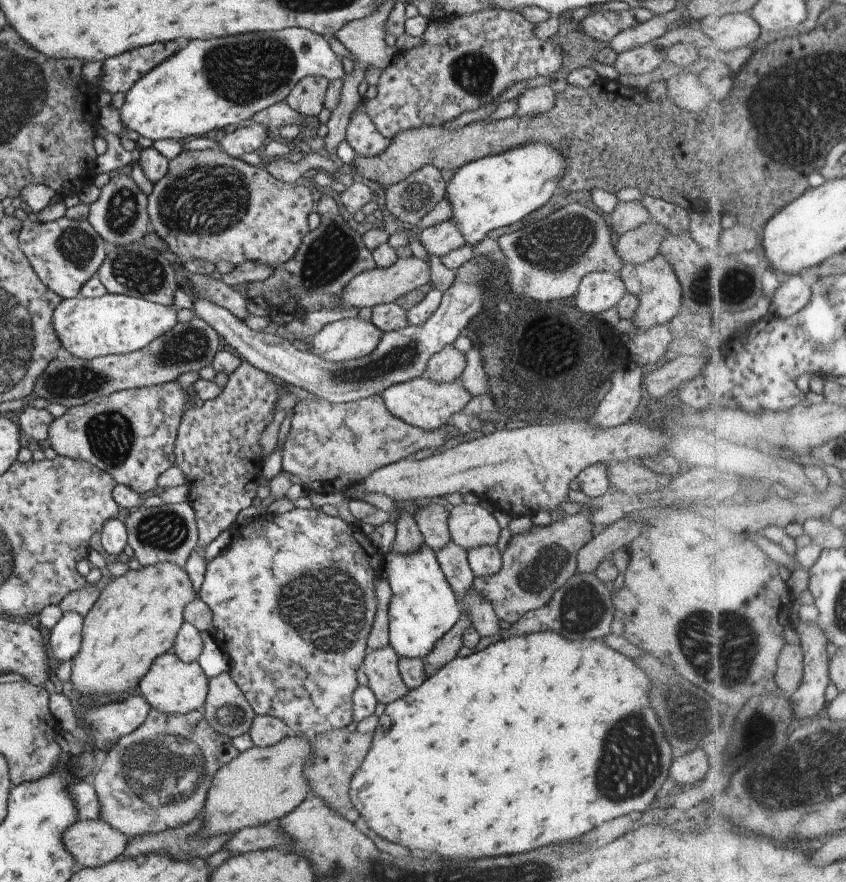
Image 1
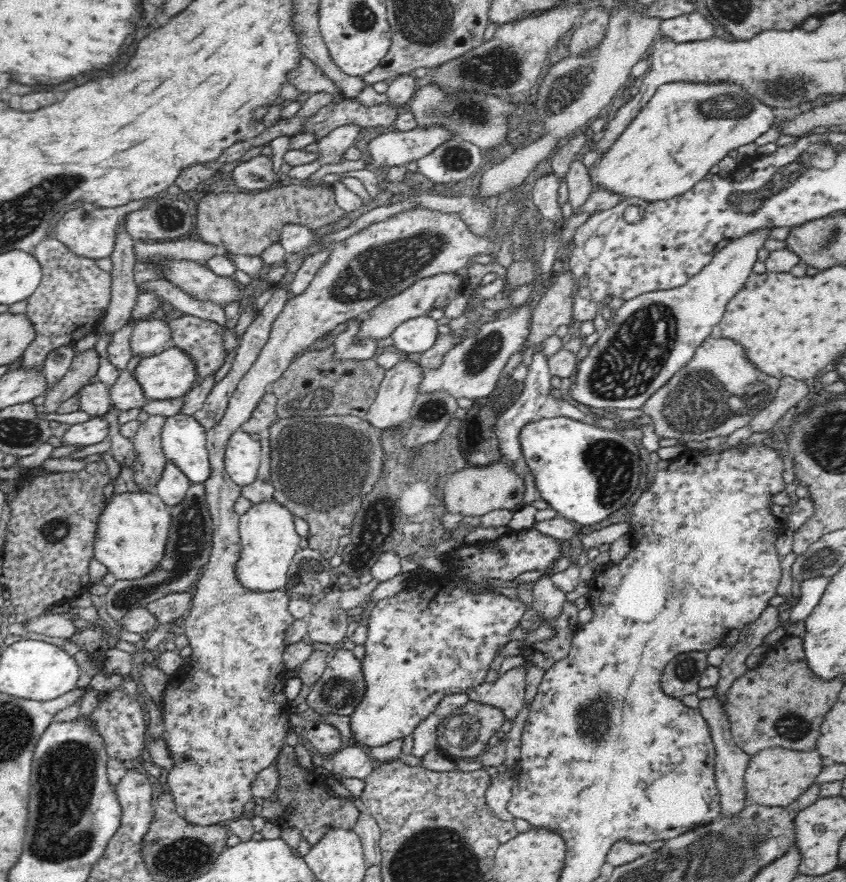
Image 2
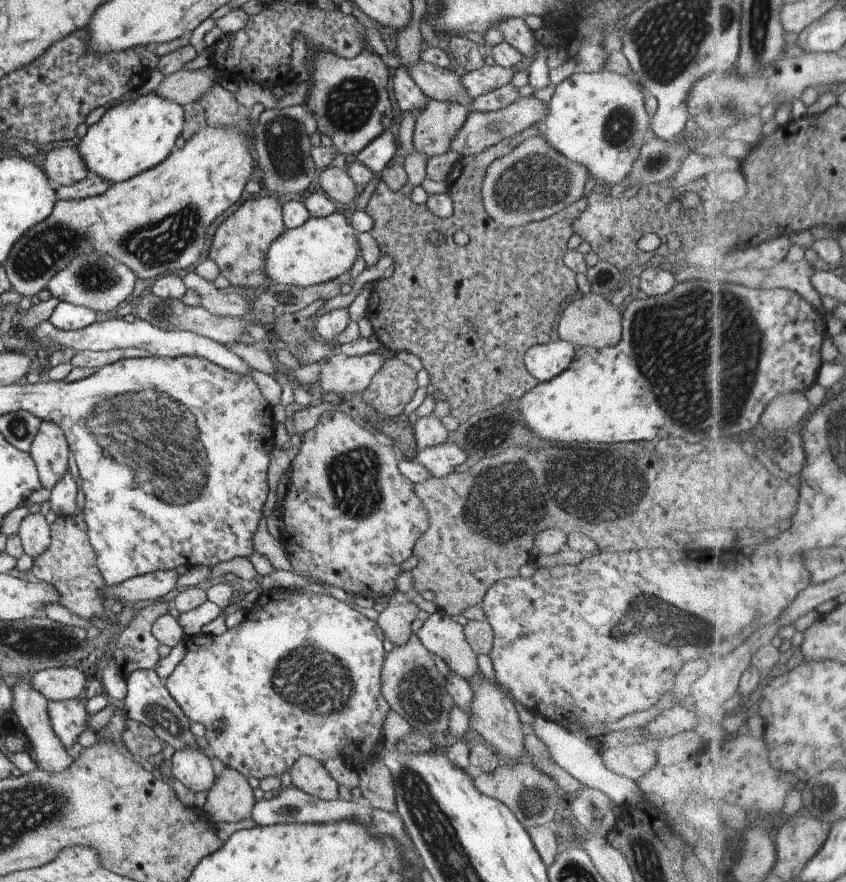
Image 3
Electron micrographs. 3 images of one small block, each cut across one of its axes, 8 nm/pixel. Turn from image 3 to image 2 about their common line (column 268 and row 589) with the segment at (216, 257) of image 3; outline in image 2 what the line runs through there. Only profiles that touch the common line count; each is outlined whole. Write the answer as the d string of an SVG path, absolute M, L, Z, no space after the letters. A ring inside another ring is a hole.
M417 207L403 210L380 222L369 224L366 228L332 244L330 258L324 262L310 281L308 288L294 296L282 309L272 323L268 342L261 348L256 362L240 379L240 382L228 400L228 408L222 420L207 431L207 449L209 453L210 478L203 483L206 501L210 510L213 525L213 544L211 555L196 585L196 592L191 599L191 608L185 616L184 633L188 637L192 654L184 664L170 676L167 688L162 694L161 714L164 721L164 741L174 761L172 770L167 775L170 794L176 805L177 813L184 820L202 826L217 825L224 820L242 817L244 804L253 796L252 782L257 774L268 768L277 758L284 745L289 730L290 702L282 694L287 680L287 668L283 663L286 645L284 638L295 618L288 609L291 596L284 590L268 593L252 593L238 582L236 578L236 562L239 561L241 541L239 538L239 514L236 514L235 503L241 498L241 488L228 475L224 458L226 444L234 432L250 417L258 406L260 399L269 392L268 386L278 380L290 366L292 360L306 351L310 344L326 332L330 332L352 318L361 317L381 301L406 290L412 283L421 278L436 274L454 273L466 268L475 255L490 255L494 252L494 243L483 237L474 235L470 227L460 217L460 213L444 213L443 210L432 210Z

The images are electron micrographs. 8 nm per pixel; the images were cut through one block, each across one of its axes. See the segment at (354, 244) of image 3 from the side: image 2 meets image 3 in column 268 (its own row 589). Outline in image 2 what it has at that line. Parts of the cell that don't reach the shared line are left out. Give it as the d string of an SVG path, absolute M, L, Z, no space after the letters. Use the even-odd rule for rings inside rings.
M265 501L261 504L254 504L251 510L239 516L239 538L241 541L241 551L239 561L236 562L236 578L244 587L252 593L268 593L276 590L284 590L287 584L288 569L293 556L299 551L301 537L296 533L294 526L295 516L282 507L276 501Z

